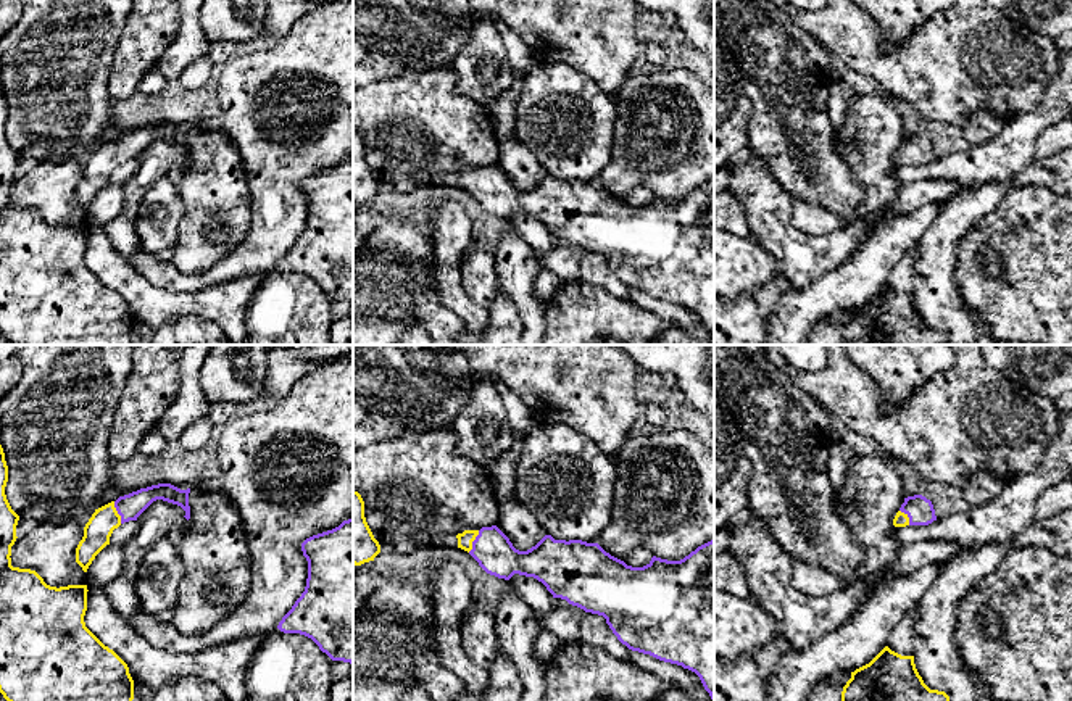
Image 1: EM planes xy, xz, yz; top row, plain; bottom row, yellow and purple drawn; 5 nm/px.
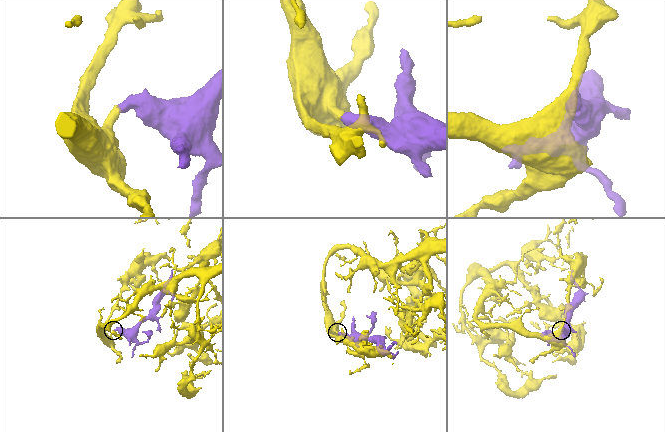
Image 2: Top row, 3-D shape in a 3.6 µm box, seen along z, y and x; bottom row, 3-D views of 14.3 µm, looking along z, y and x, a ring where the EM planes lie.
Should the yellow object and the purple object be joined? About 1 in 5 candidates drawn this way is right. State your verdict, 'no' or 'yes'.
yes

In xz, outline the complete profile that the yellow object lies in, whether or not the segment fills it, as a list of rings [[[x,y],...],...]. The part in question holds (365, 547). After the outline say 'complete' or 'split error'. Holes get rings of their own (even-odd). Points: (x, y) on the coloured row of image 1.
[[[353,490],[353,564],[361,566],[374,561],[379,553],[380,545],[374,538],[364,517],[364,501],[361,495]]]; complete

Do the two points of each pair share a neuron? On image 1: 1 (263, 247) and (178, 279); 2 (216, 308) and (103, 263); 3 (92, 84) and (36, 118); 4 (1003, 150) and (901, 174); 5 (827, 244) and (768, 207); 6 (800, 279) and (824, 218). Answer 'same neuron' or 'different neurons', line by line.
1: same neuron
2: same neuron
3: same neuron
4: same neuron
5: same neuron
6: different neurons

